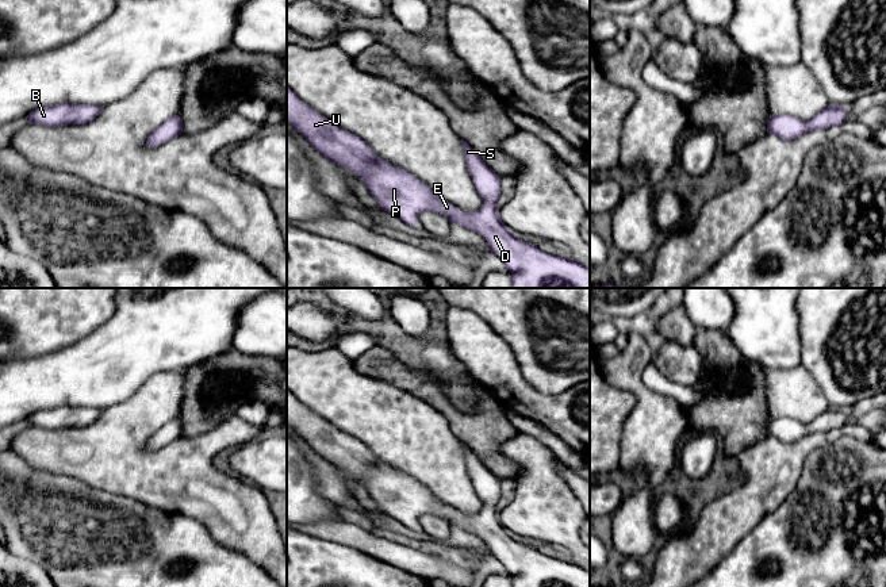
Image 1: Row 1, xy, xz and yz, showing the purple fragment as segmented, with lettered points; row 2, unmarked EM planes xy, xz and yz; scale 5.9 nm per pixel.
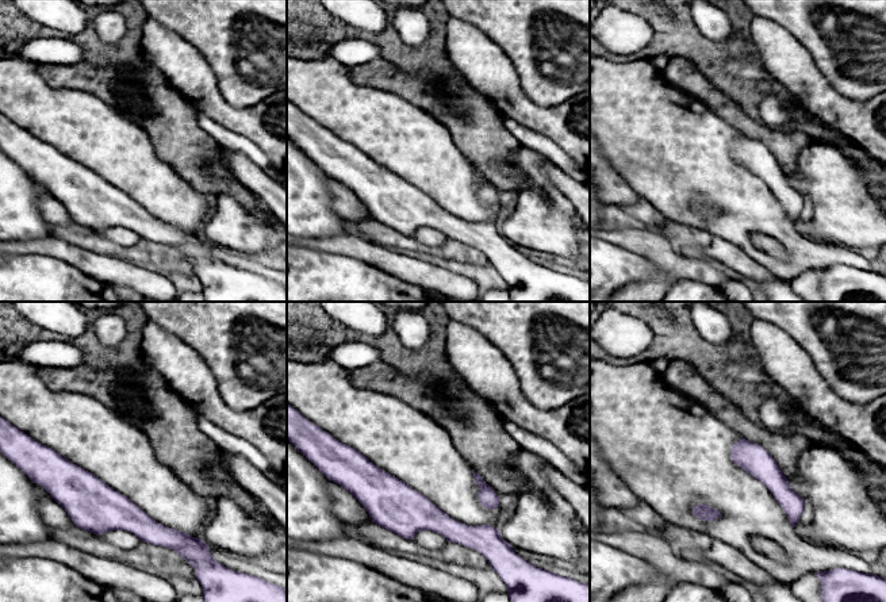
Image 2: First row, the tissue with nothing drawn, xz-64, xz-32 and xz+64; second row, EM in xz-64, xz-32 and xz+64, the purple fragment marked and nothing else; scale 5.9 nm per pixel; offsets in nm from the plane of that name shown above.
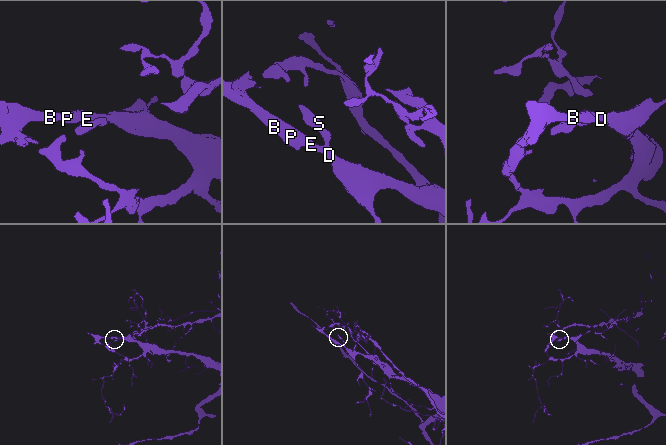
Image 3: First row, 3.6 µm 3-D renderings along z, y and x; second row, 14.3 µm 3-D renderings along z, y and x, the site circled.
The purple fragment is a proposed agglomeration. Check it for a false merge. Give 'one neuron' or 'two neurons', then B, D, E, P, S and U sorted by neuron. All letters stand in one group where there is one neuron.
one neuron | B D E P S U

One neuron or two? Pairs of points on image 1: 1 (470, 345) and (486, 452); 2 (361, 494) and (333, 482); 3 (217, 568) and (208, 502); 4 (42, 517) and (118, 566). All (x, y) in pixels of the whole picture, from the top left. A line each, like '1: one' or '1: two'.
1: two
2: one
3: two
4: one

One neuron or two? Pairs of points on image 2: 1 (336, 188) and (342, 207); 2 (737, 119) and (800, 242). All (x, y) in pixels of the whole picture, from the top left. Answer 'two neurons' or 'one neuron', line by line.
1: one neuron
2: two neurons

